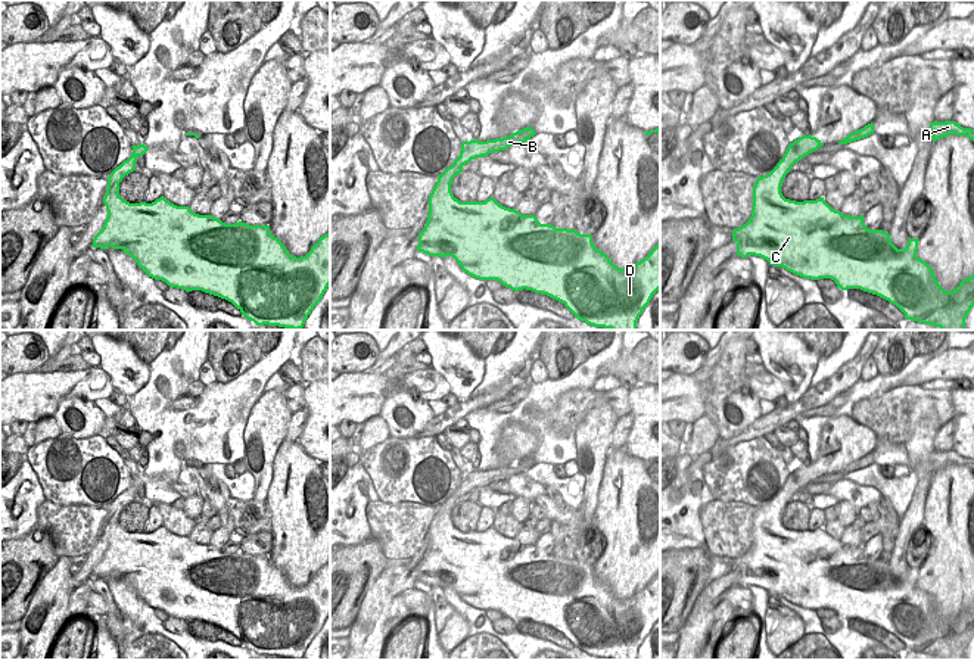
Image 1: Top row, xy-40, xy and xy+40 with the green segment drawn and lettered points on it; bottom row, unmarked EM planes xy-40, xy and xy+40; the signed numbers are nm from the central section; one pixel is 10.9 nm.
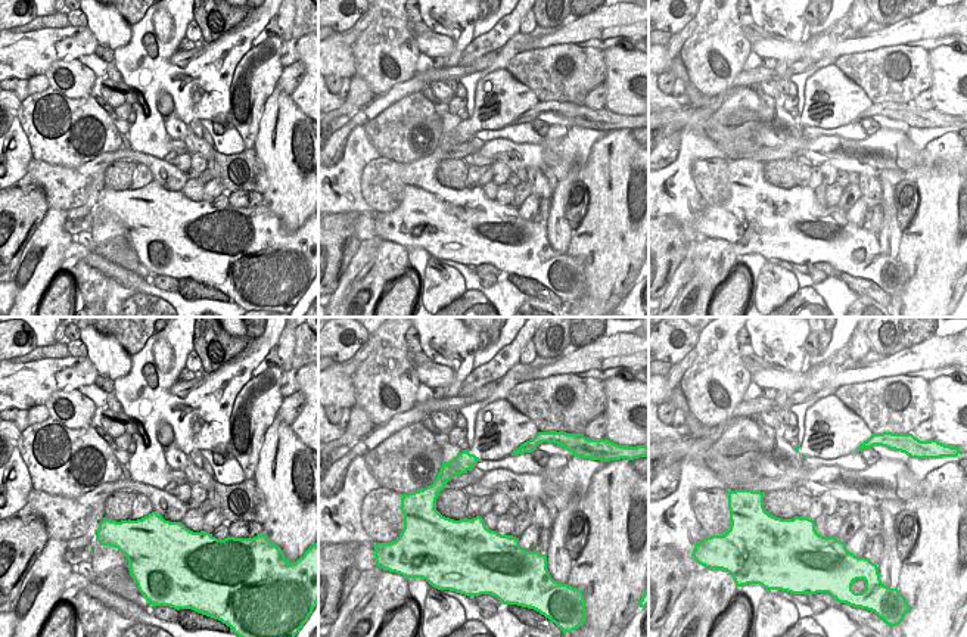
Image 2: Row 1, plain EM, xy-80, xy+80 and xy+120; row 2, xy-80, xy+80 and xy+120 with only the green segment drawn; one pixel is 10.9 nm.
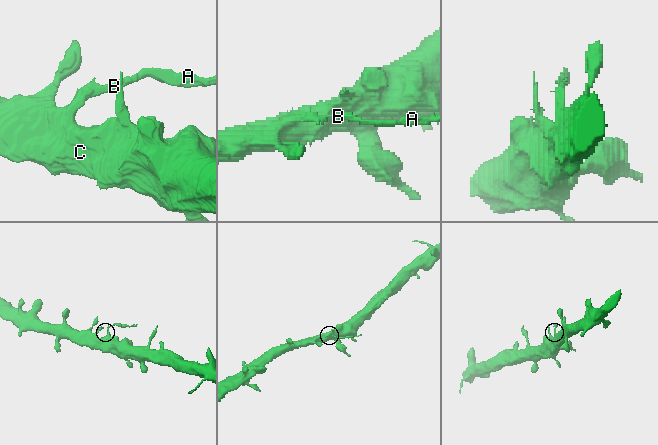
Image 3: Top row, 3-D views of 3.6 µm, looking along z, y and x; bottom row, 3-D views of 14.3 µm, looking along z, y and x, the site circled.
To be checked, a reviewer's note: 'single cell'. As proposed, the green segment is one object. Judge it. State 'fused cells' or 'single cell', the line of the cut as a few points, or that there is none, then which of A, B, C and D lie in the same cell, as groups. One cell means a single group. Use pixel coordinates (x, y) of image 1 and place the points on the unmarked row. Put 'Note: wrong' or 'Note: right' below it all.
single cell; no cut; A B C D
Note: right

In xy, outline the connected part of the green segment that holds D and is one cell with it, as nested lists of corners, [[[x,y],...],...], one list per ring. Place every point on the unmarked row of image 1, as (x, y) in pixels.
[[[532,457],[508,467],[461,473],[460,486],[441,505],[429,526],[429,544],[418,563],[417,580],[429,586],[452,586],[461,600],[479,610],[497,610],[514,622],[532,620],[561,632],[578,650],[610,660],[637,660],[637,651],[653,625],[660,619],[660,573],[631,598],[617,598],[594,576],[591,564],[541,554],[535,545],[522,545],[500,535],[494,527],[485,532],[460,532],[451,522],[455,505],[472,489],[507,480],[528,471],[536,463]]]

